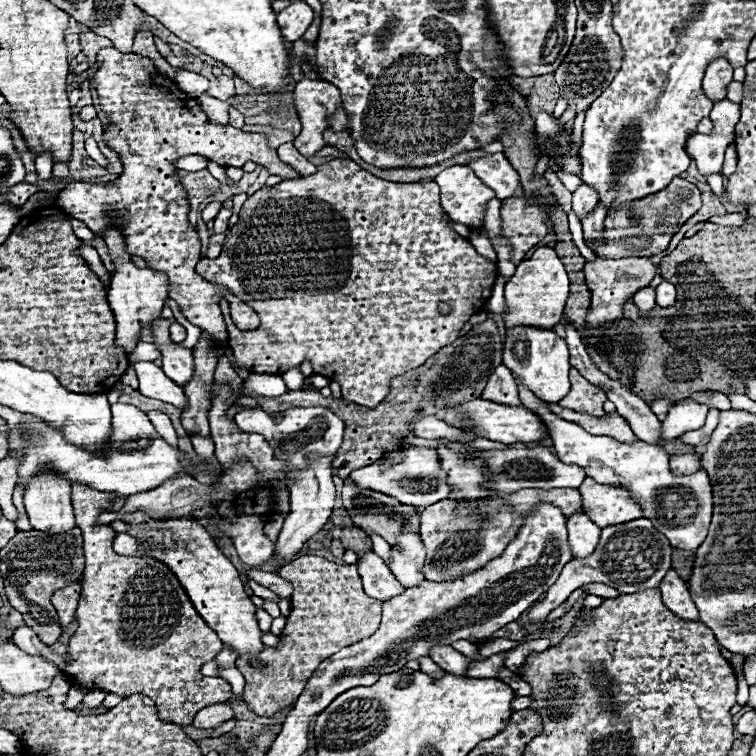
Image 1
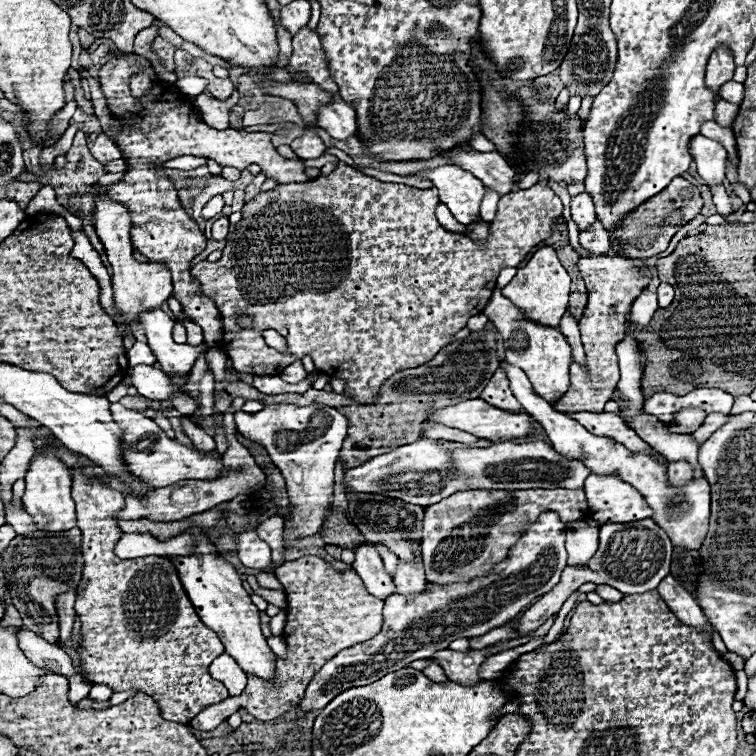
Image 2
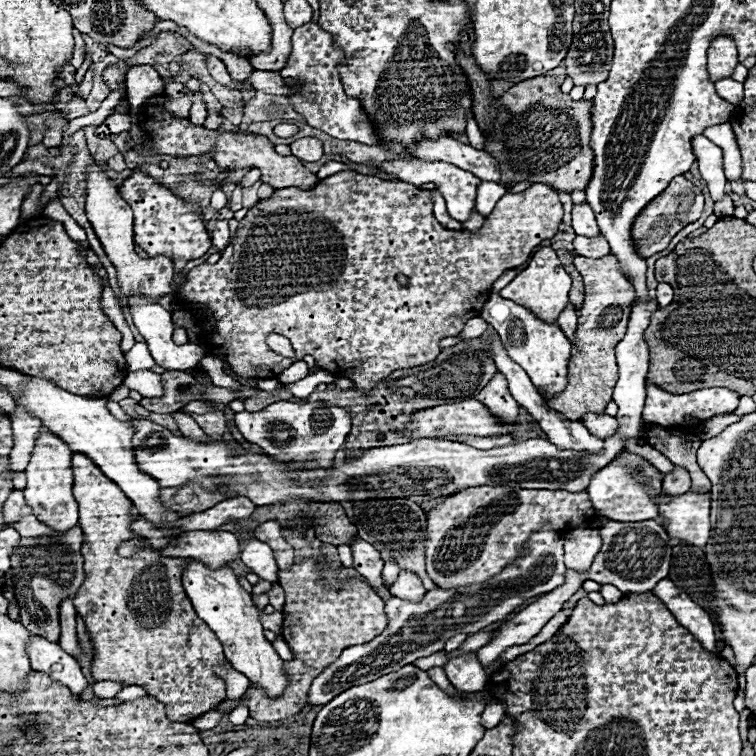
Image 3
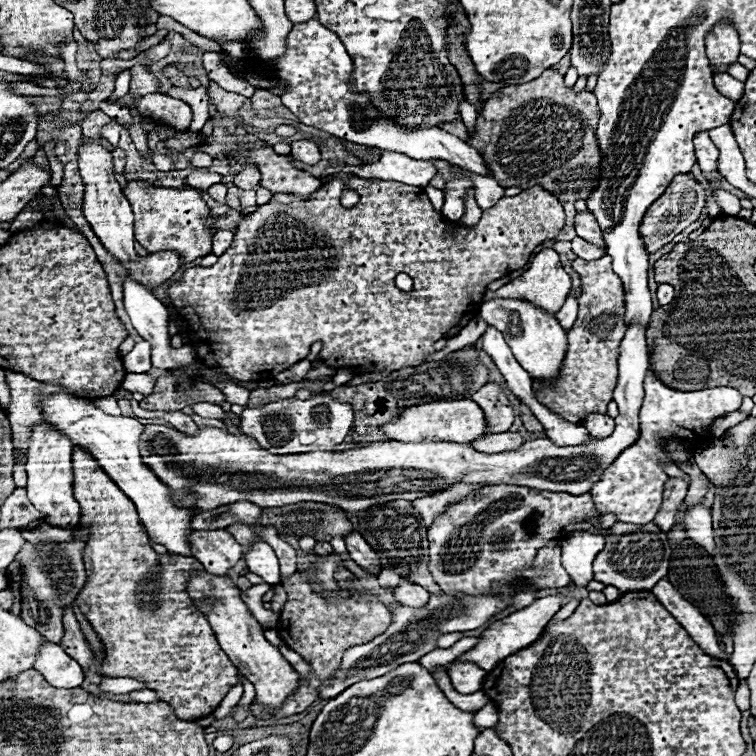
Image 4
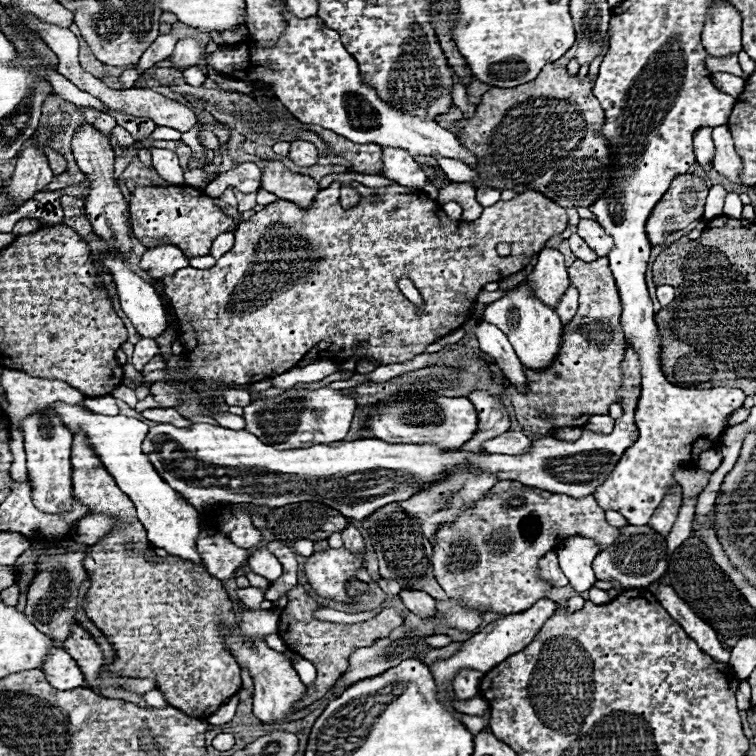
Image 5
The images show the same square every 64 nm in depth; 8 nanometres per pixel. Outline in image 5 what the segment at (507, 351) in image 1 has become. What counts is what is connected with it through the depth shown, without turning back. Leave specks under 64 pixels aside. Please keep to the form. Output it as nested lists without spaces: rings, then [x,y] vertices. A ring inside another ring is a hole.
[[[522,284],[508,296],[490,302],[482,318],[488,324],[494,324],[496,328],[500,328],[508,336],[524,368],[540,370],[540,368],[548,368],[548,364],[556,360],[556,352],[560,352],[560,336],[564,326],[552,308],[544,306],[540,300],[532,296],[528,284]]]

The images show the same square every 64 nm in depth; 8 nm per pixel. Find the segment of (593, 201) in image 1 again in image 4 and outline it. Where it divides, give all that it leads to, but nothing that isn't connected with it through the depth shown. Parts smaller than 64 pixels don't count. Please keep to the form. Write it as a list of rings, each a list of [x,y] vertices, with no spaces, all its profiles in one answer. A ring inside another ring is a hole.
[[[576,212],[574,216],[574,226],[576,226],[576,234],[592,244],[598,244],[598,246],[604,246],[604,238],[602,238],[602,230],[598,228],[598,222],[596,218],[592,216],[592,212]]]

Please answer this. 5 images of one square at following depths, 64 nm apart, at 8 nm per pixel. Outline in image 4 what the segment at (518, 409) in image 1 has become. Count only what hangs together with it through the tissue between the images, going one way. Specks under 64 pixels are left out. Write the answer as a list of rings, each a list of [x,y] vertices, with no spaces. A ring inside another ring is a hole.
[[[464,398],[464,400],[428,402],[428,404],[404,408],[396,422],[382,426],[382,432],[390,440],[444,440],[444,442],[468,444],[474,438],[484,436],[484,428],[486,428],[486,418],[482,408],[474,400]]]

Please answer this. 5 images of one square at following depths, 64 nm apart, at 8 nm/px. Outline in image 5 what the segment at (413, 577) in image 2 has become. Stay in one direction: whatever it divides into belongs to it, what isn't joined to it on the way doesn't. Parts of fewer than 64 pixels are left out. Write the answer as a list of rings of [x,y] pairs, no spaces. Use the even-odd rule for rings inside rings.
[[[402,588],[400,594],[398,594],[398,598],[402,600],[402,604],[404,604],[410,612],[414,612],[414,614],[418,614],[418,616],[424,616],[424,618],[426,618],[426,616],[436,614],[436,610],[434,610],[434,600],[432,600],[432,596],[428,596],[426,592]]]

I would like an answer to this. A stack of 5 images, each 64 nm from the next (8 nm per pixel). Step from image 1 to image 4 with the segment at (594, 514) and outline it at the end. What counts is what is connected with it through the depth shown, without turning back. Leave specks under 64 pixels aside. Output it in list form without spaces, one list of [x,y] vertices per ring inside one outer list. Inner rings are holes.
[[[650,370],[646,374],[644,388],[646,396],[640,410],[640,438],[604,470],[600,482],[596,482],[590,490],[596,510],[600,514],[614,514],[620,522],[628,524],[648,524],[656,518],[656,512],[660,510],[662,490],[668,476],[662,472],[662,466],[656,460],[670,460],[664,448],[660,446],[660,440],[694,440],[694,446],[702,446],[712,438],[708,432],[710,424],[716,418],[738,410],[742,404],[742,394],[734,388],[720,386],[694,392],[678,392],[656,380],[656,376]]]

